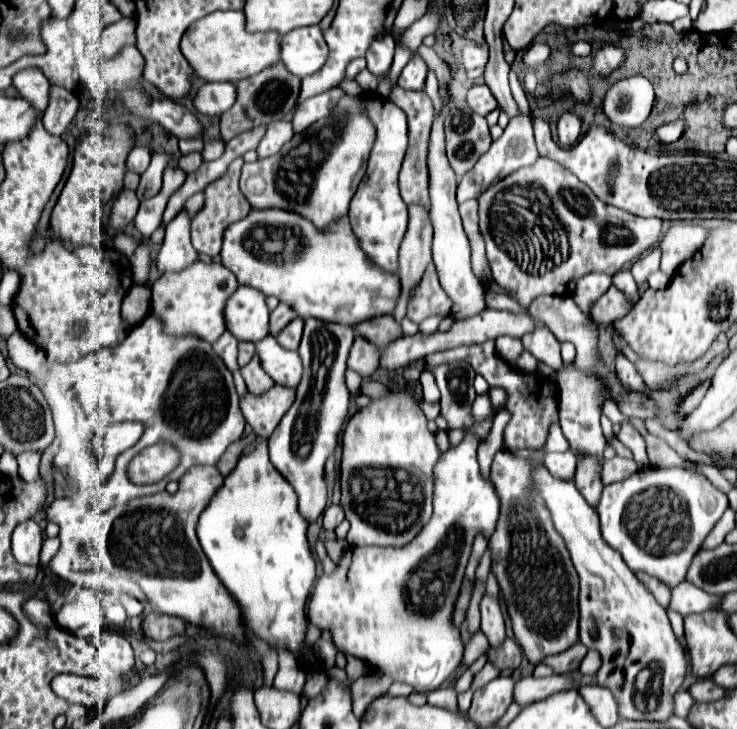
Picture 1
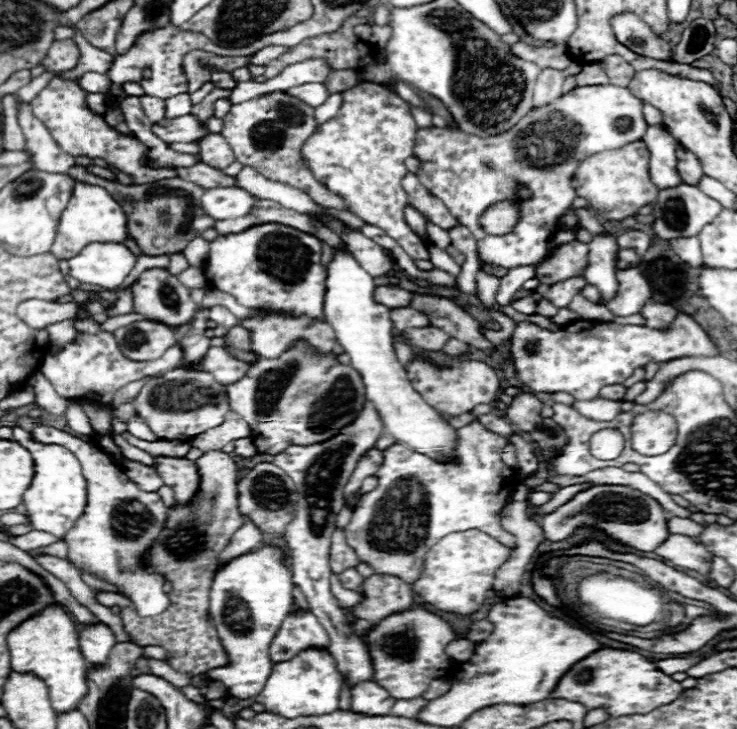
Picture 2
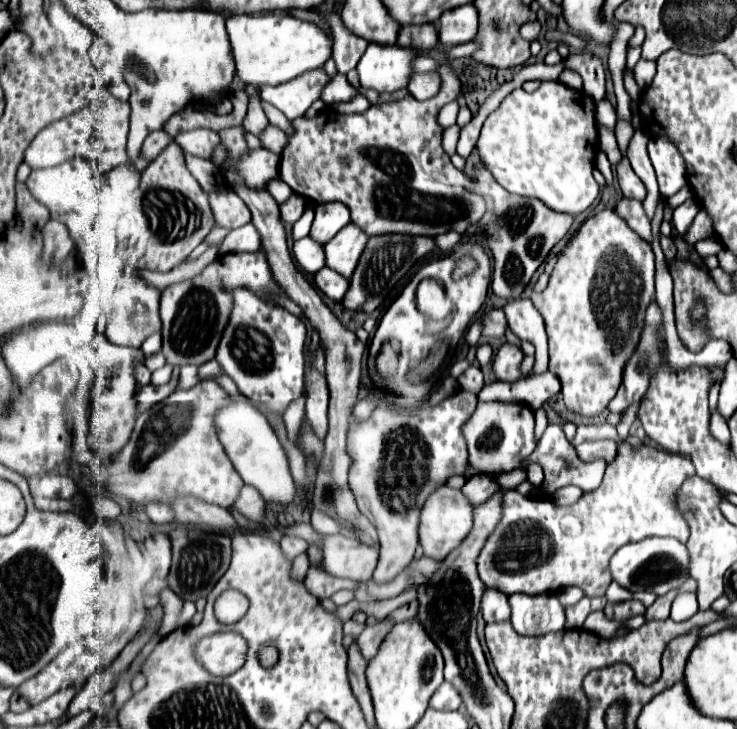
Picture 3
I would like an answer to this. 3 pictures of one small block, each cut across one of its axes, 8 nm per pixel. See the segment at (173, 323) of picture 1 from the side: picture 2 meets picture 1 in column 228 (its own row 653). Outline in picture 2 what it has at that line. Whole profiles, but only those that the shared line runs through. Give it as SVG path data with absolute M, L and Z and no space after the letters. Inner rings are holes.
M292 608L276 634L276 640L272 640L270 656L274 662L284 662L304 648L328 648L328 634L310 610L298 612Z

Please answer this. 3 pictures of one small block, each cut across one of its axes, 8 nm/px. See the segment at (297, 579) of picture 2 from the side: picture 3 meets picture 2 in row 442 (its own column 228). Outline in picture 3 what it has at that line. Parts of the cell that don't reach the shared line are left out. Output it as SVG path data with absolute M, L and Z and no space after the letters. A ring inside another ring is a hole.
M238 288L238 292L232 294L232 316L220 338L216 360L248 400L282 414L292 400L304 394L304 320L280 306L260 300L260 296L248 292L248 288Z

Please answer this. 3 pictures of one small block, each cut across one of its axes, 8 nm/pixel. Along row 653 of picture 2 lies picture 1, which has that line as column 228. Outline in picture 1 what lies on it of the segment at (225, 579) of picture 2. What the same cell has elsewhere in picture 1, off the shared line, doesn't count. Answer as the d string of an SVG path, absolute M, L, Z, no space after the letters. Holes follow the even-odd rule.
M278 208L252 210L244 220L234 222L224 232L224 266L232 270L240 284L258 288L266 296L276 296L280 302L290 304L298 316L314 316L318 320L340 322L356 326L372 316L392 314L400 296L400 280L396 274L384 272L370 262L370 258L358 246L356 236L350 230L348 218L332 224L328 232L318 232L306 218L284 212Z

